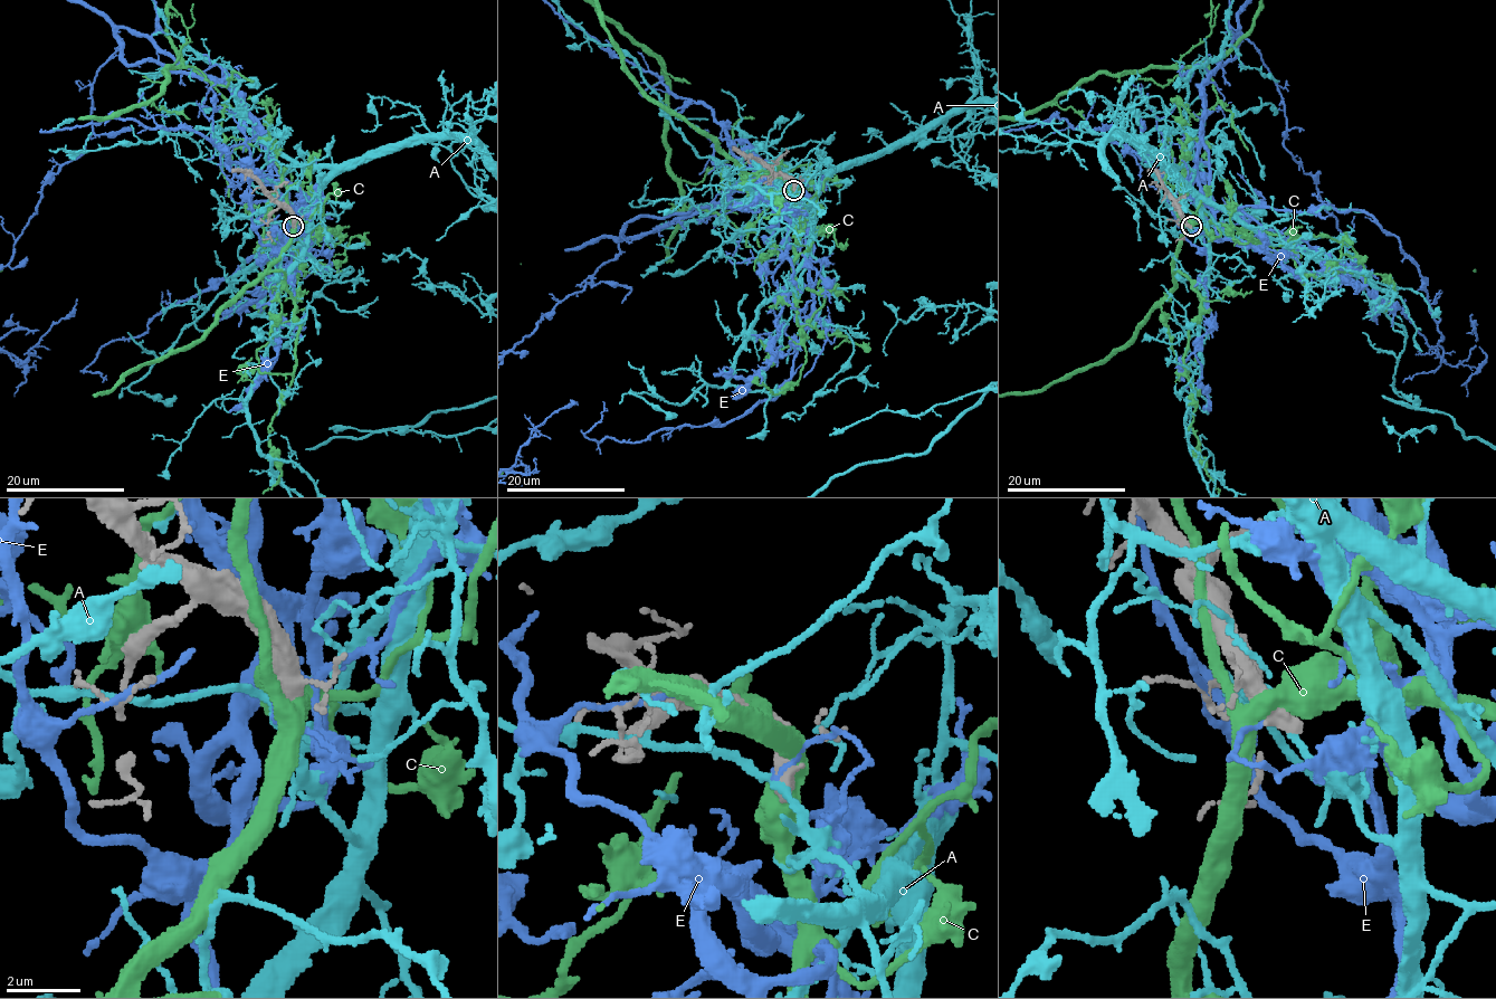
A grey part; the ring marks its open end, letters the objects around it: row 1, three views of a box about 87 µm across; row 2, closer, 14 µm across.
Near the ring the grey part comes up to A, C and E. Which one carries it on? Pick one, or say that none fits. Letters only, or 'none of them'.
none of them

